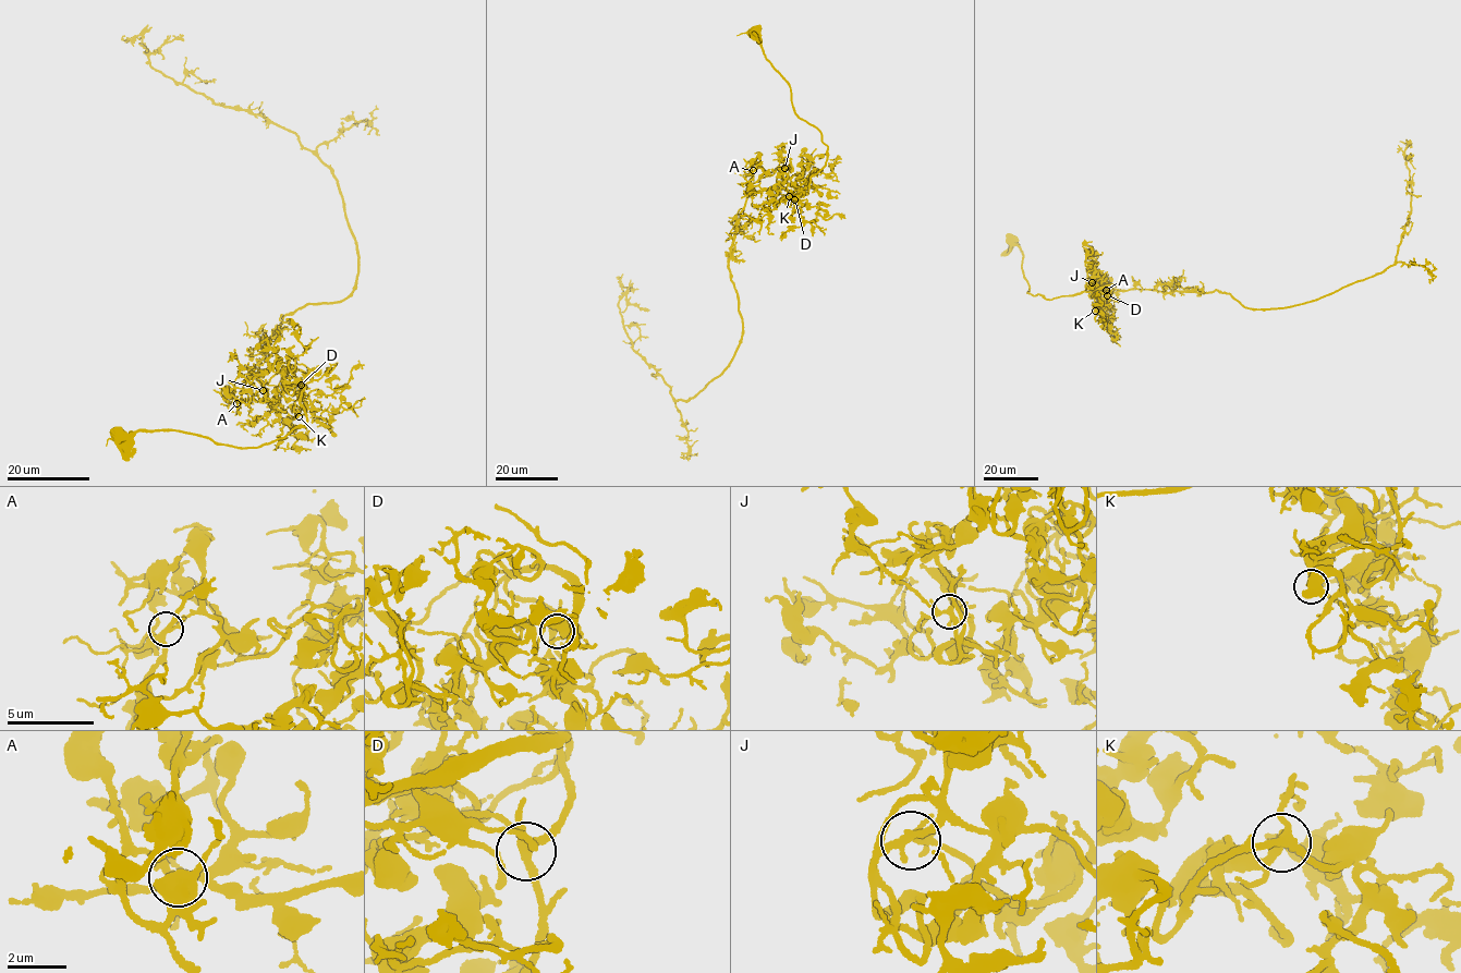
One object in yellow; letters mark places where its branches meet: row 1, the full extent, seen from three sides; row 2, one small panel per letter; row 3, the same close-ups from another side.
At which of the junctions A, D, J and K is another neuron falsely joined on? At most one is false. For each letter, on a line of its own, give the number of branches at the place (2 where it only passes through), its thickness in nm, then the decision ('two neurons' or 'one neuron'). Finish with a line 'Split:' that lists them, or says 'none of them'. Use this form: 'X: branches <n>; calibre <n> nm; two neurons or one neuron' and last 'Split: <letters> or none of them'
A: branches 4; calibre 240 nm; two neurons
D: branches 4; calibre 280 nm; one neuron
J: branches 4; calibre 240 nm; one neuron
K: branches 4; calibre 260 nm; one neuron
Split: A

